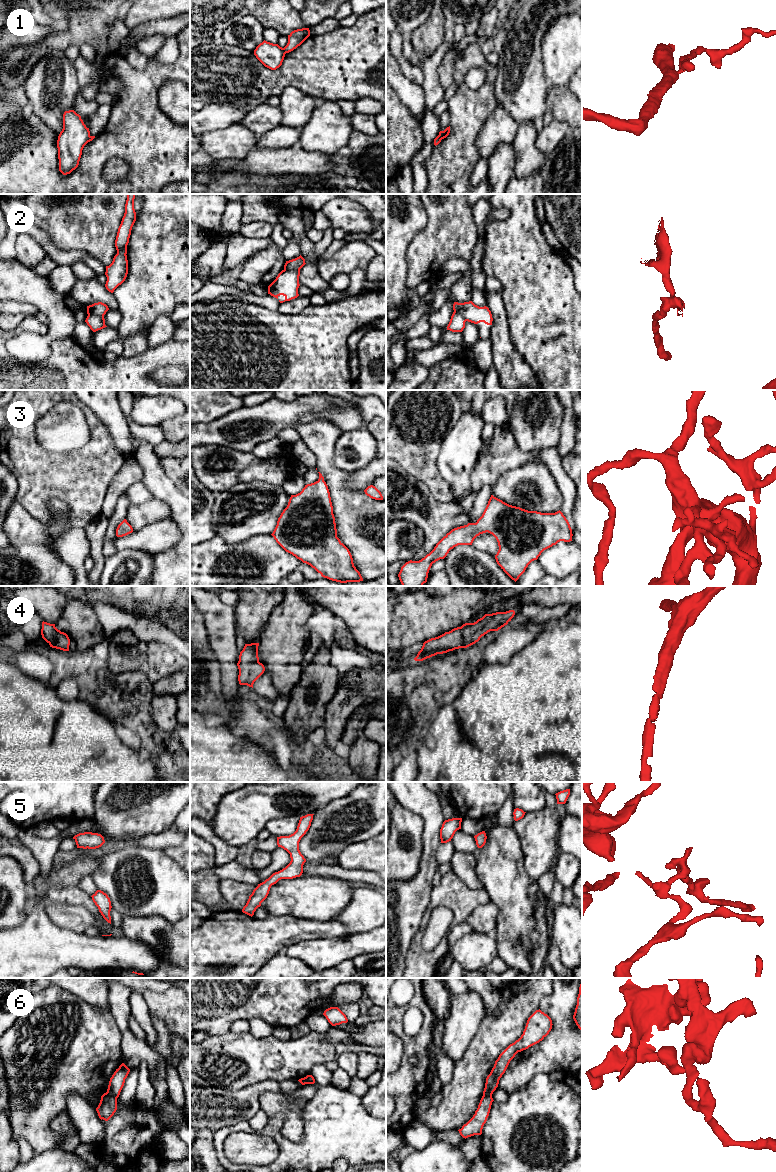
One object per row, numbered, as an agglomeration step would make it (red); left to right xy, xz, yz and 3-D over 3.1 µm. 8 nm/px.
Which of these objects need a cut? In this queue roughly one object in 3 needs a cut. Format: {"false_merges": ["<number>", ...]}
{"false_merges": ["1", "2", "6"]}

